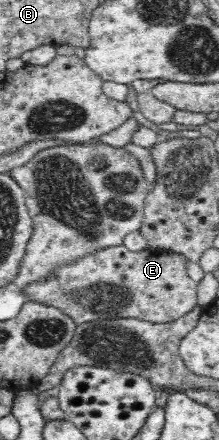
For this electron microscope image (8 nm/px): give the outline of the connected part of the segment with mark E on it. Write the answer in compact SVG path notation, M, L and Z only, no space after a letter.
M123 244L103 248L103 250L97 250L93 255L89 255L75 265L61 266L51 278L27 286L23 293L27 295L28 300L43 301L63 308L63 311L72 316L77 324L111 316L168 323L195 308L198 283L193 282L188 275L186 266L191 261L183 253L154 247L133 251Z

